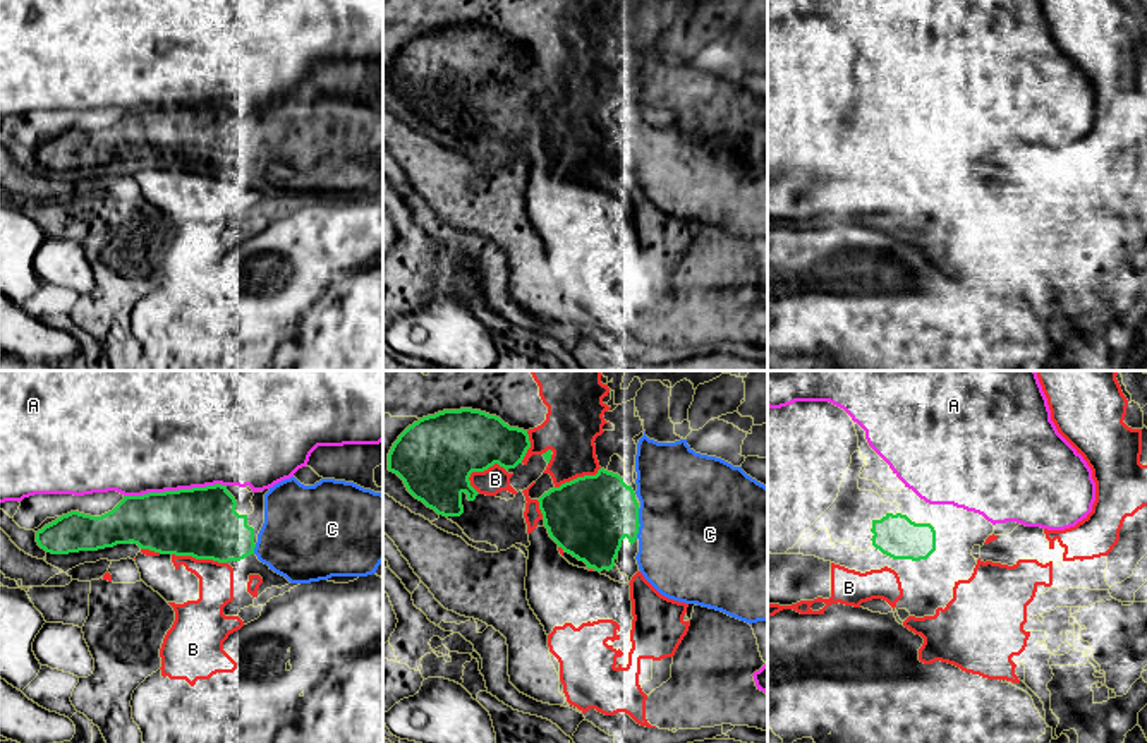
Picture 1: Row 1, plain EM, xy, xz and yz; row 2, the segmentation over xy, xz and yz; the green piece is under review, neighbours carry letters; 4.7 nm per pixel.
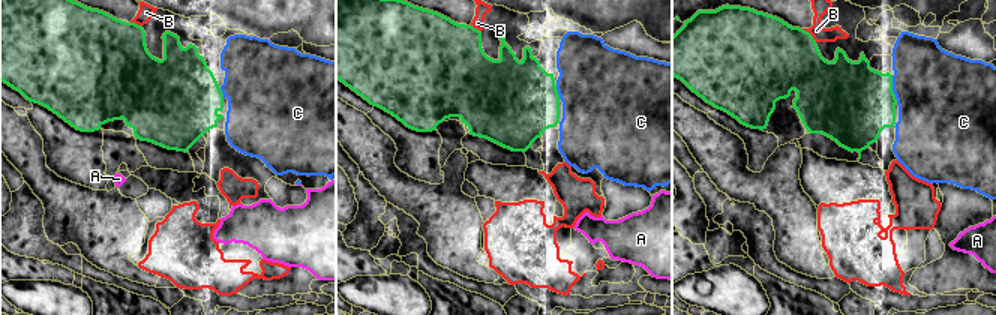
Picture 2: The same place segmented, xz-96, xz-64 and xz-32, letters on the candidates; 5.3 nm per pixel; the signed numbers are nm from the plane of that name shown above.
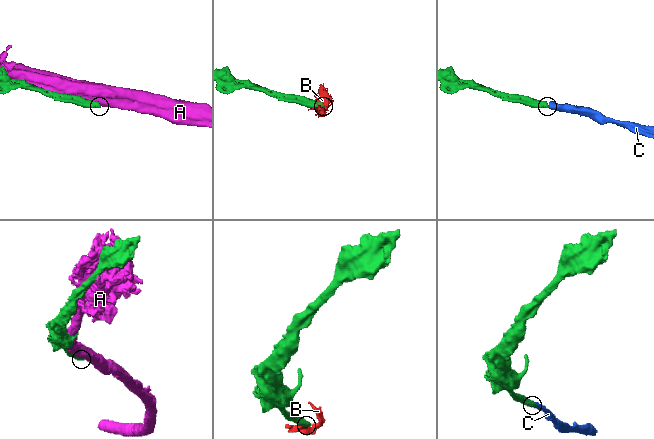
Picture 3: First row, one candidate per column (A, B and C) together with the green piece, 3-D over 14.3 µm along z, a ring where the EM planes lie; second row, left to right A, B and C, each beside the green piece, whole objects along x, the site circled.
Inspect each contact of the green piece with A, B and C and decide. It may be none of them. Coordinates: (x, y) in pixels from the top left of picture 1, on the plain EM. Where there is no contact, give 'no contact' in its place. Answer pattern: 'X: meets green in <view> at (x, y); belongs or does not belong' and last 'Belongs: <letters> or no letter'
A: meets green in xy at (174, 107); does not belong
B: meets green in xy at (200, 174); does not belong
C: meets green in xz at (639, 139); belongs
Belongs: C

